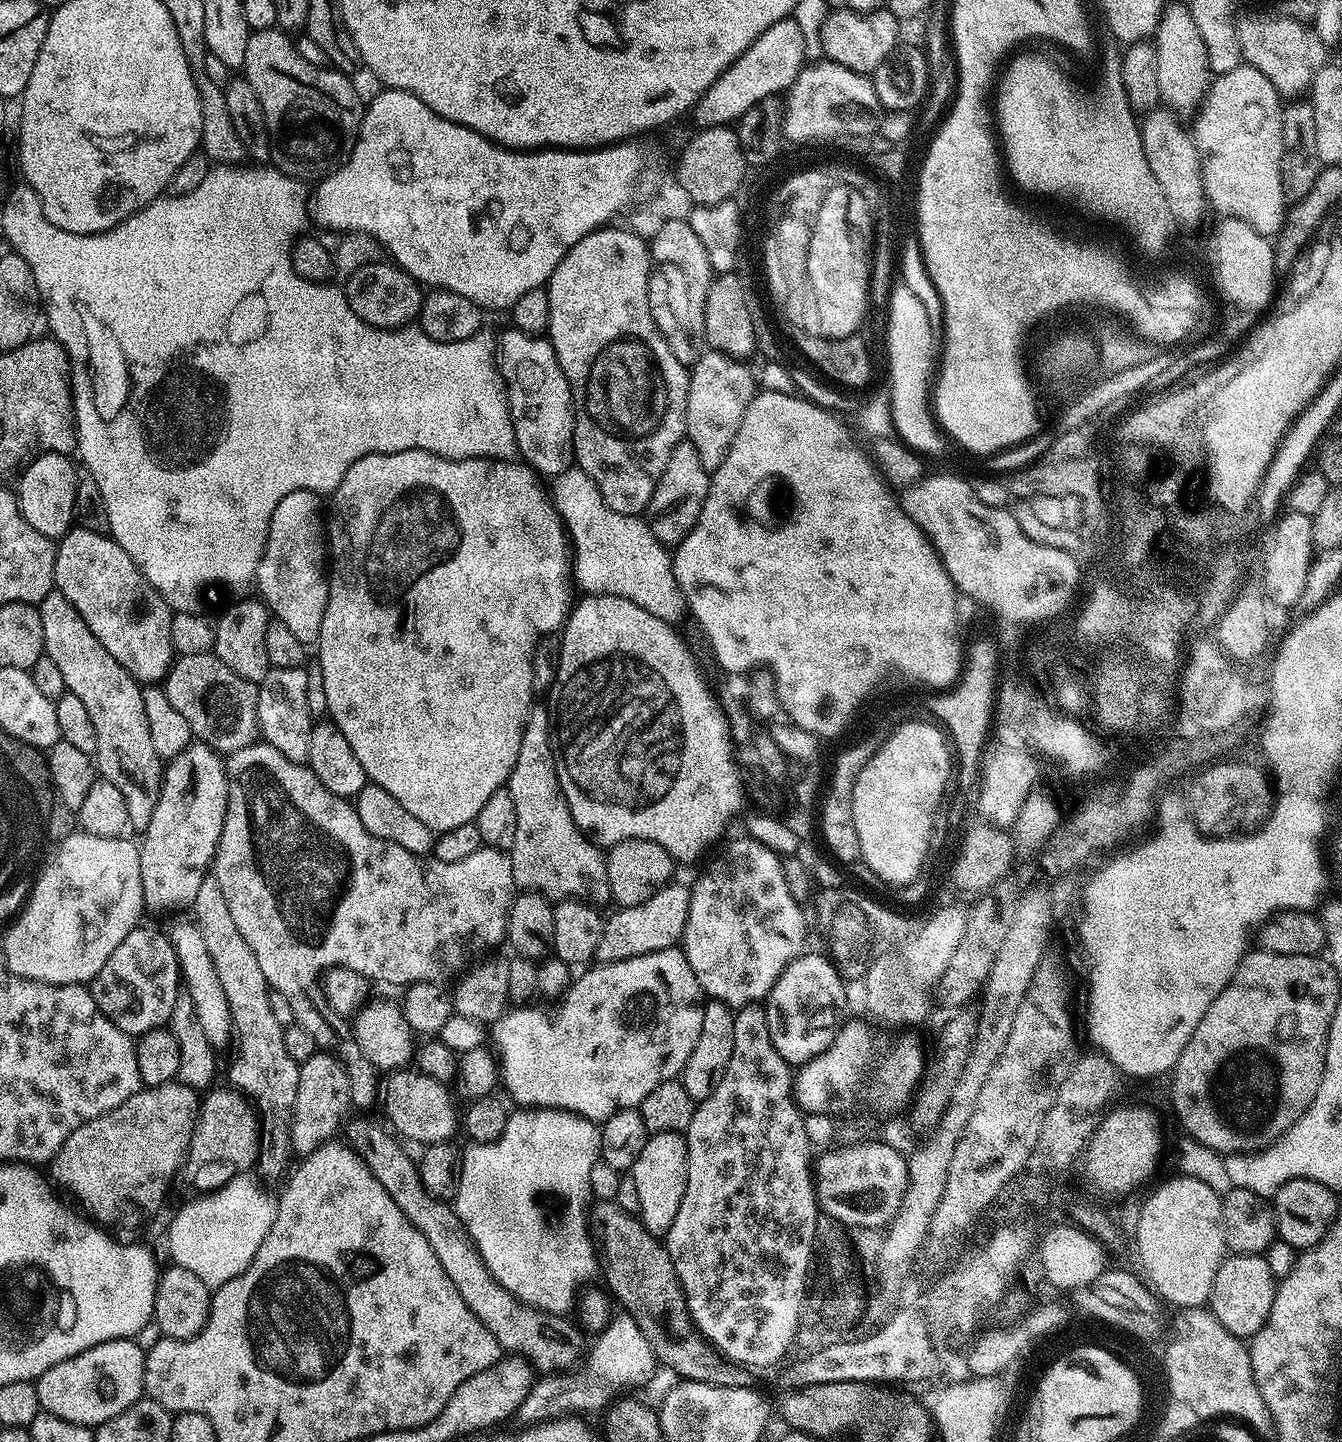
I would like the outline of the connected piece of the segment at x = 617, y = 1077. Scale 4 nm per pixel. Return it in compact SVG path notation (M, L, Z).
M679 947L658 950L629 960L604 962L596 967L600 968L589 967L584 970L589 972L582 973L580 977L577 975L571 981L570 987L560 1000L561 1004L553 1012L547 1012L544 1008L528 1008L532 1006L512 1006L504 1015L492 1021L490 1031L492 1031L492 1040L496 1043L494 1052L498 1057L498 1076L502 1081L502 1088L504 1084L505 1090L512 1095L513 1102L521 1109L556 1108L593 1122L611 1120L617 1112L622 1112L625 1108L639 1109L640 1103L646 1098L646 1094L650 1094L650 1090L654 1090L654 1086L662 1086L662 1082L677 1079L683 1073L686 1058L690 1058L690 1050L698 1046L698 1034L702 1034L704 1013L700 1005L702 993L698 986L698 978L694 978L694 970L690 970L690 962L686 962L684 953Z

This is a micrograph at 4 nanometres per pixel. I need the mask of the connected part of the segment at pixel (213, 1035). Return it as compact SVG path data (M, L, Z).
M180 920L172 929L167 929L166 935L174 946L174 954L178 958L180 978L186 998L194 1006L194 1014L198 1014L198 1022L210 1038L212 1047L223 1049L224 1043L229 1043L232 1035L232 1019L230 1008L226 1006L226 993L222 991L222 982L218 982L218 973L214 971L214 962L206 951L206 942L202 939L202 930L191 920Z

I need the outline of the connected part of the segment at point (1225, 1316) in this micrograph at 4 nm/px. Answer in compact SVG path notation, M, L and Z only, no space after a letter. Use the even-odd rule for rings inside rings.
M1229 1255L1218 1266L1218 1274L1214 1274L1214 1286L1212 1287L1212 1299L1210 1301L1210 1311L1216 1315L1218 1322L1230 1330L1230 1334L1241 1338L1251 1338L1270 1318L1270 1306L1274 1306L1274 1294L1278 1281L1274 1274L1270 1274L1267 1255L1259 1256L1237 1256Z

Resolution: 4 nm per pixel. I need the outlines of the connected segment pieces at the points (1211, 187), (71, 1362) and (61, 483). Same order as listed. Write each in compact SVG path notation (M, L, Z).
M1241 66L1213 79L1208 95L1198 109L1200 117L1194 127L1196 148L1201 151L1203 173L1207 175L1207 203L1217 208L1221 217L1233 216L1254 226L1262 235L1272 238L1284 225L1286 201L1282 182L1284 174L1284 109L1282 97L1270 86L1262 70Z
M135 1339L107 1340L90 1350L80 1352L74 1358L58 1362L58 1366L50 1366L35 1381L40 1399L40 1407L45 1412L54 1414L58 1418L66 1418L66 1422L78 1422L95 1426L122 1414L135 1402L145 1395L144 1390L144 1358L146 1352L136 1343Z
M47 452L42 454L37 460L31 460L28 465L19 473L18 481L20 485L15 485L16 500L20 503L22 518L38 530L38 534L46 534L53 542L59 541L60 537L67 534L68 529L73 527L72 511L74 510L74 490L76 489L76 469L75 463L71 464L69 457L63 452Z

